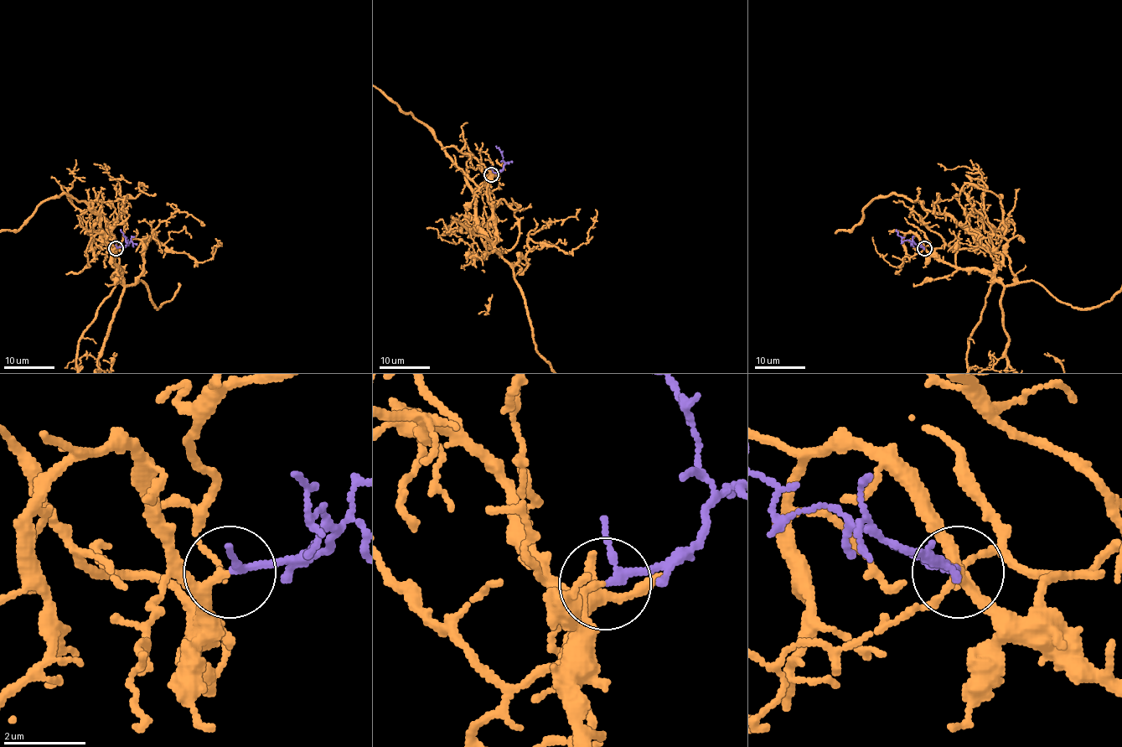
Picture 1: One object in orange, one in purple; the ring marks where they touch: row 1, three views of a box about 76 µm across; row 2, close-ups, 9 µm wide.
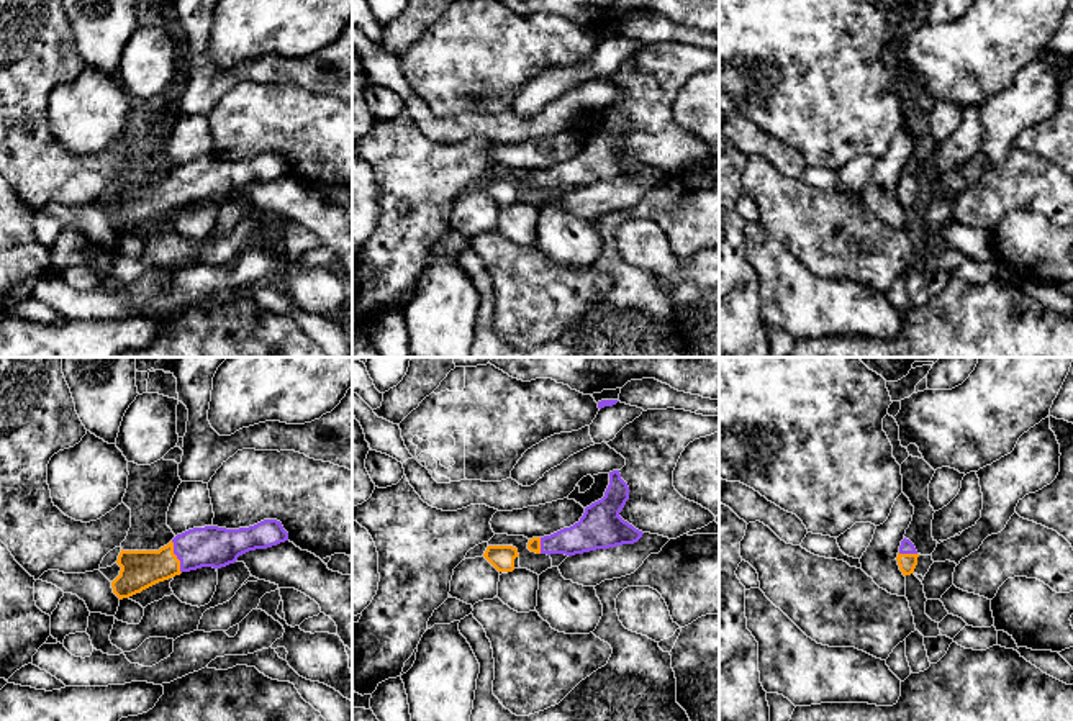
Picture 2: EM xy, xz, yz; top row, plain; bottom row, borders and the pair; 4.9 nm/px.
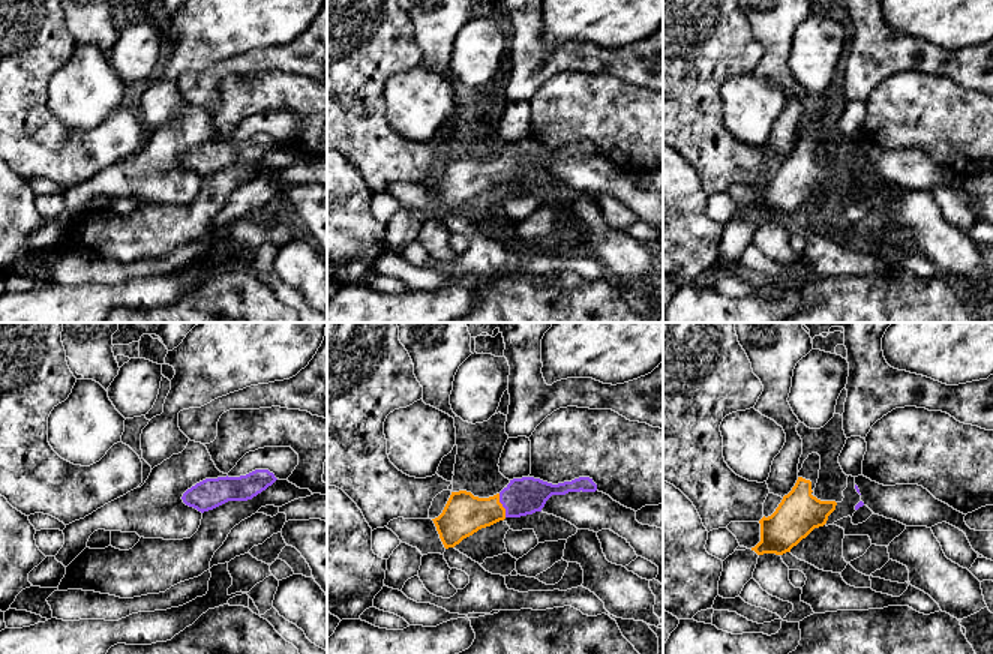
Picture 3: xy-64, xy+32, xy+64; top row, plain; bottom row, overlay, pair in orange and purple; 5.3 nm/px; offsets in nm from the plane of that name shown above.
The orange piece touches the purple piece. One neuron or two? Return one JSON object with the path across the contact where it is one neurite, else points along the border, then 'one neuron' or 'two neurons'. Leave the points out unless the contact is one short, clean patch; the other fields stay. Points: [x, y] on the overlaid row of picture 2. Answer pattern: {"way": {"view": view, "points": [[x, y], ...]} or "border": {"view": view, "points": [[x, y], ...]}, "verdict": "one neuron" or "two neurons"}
{"way": {"view": "xy", "points": [[140, 569], [161, 566], [176, 557], [195, 548], [210, 546]]}, "verdict": "one neuron"}

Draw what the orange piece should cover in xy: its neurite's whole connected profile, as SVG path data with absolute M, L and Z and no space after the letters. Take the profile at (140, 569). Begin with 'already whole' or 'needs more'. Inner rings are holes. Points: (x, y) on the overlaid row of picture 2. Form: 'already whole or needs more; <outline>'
needs more; M264 519L249 528L193 528L177 534L159 551L123 551L116 564L120 575L111 582L113 593L123 600L169 580L182 572L201 567L221 569L239 555L288 541L288 533L277 519Z

